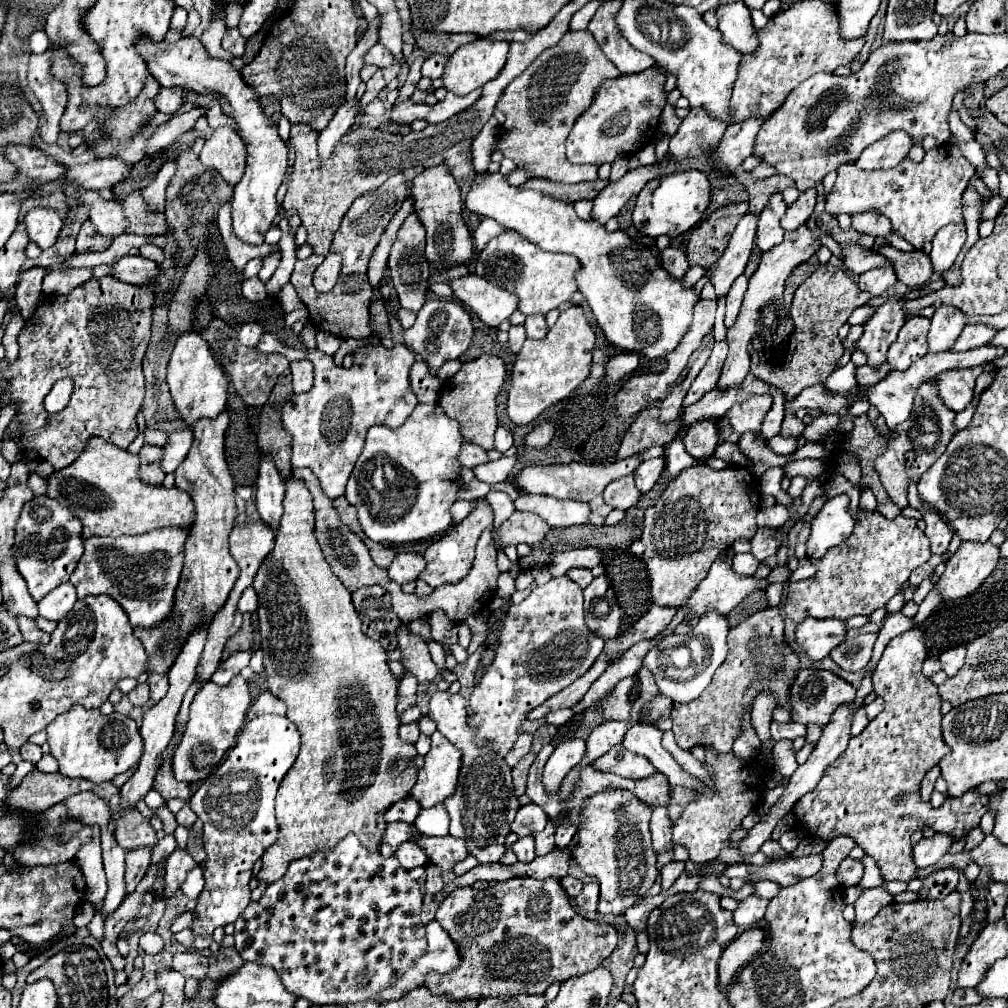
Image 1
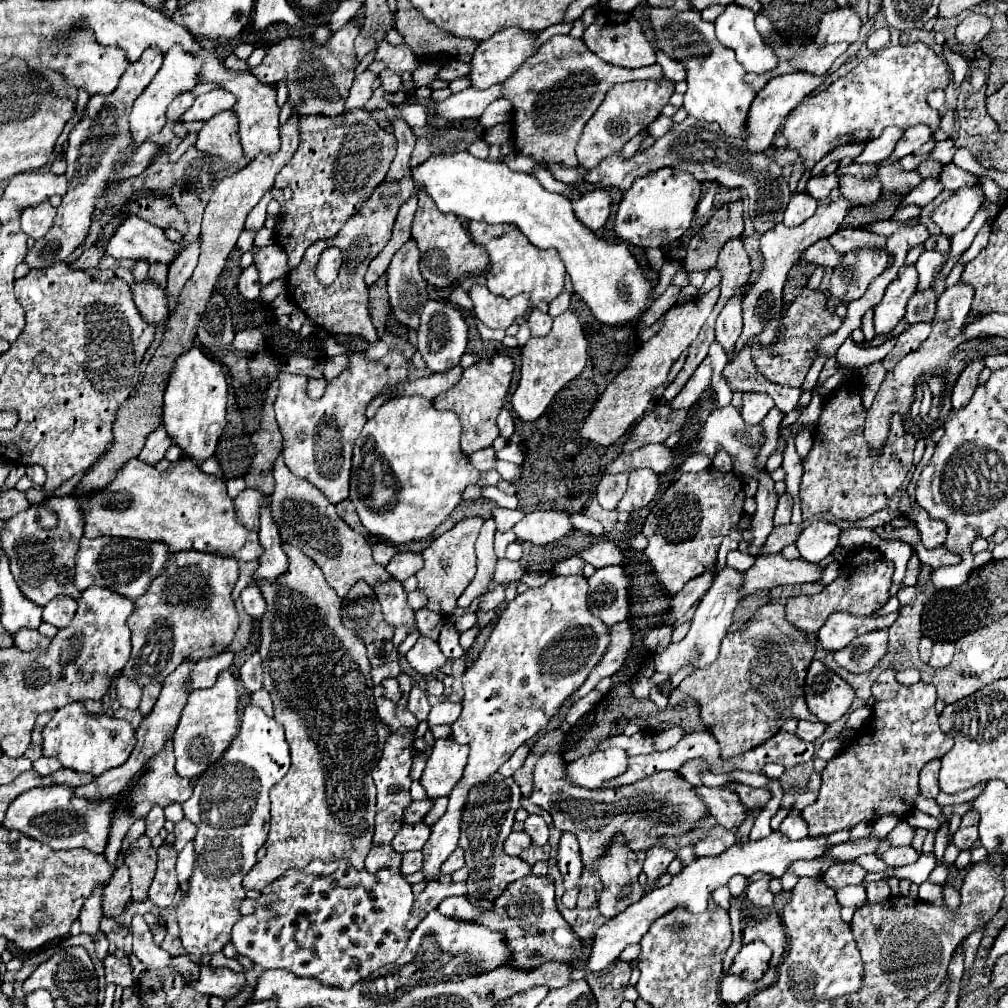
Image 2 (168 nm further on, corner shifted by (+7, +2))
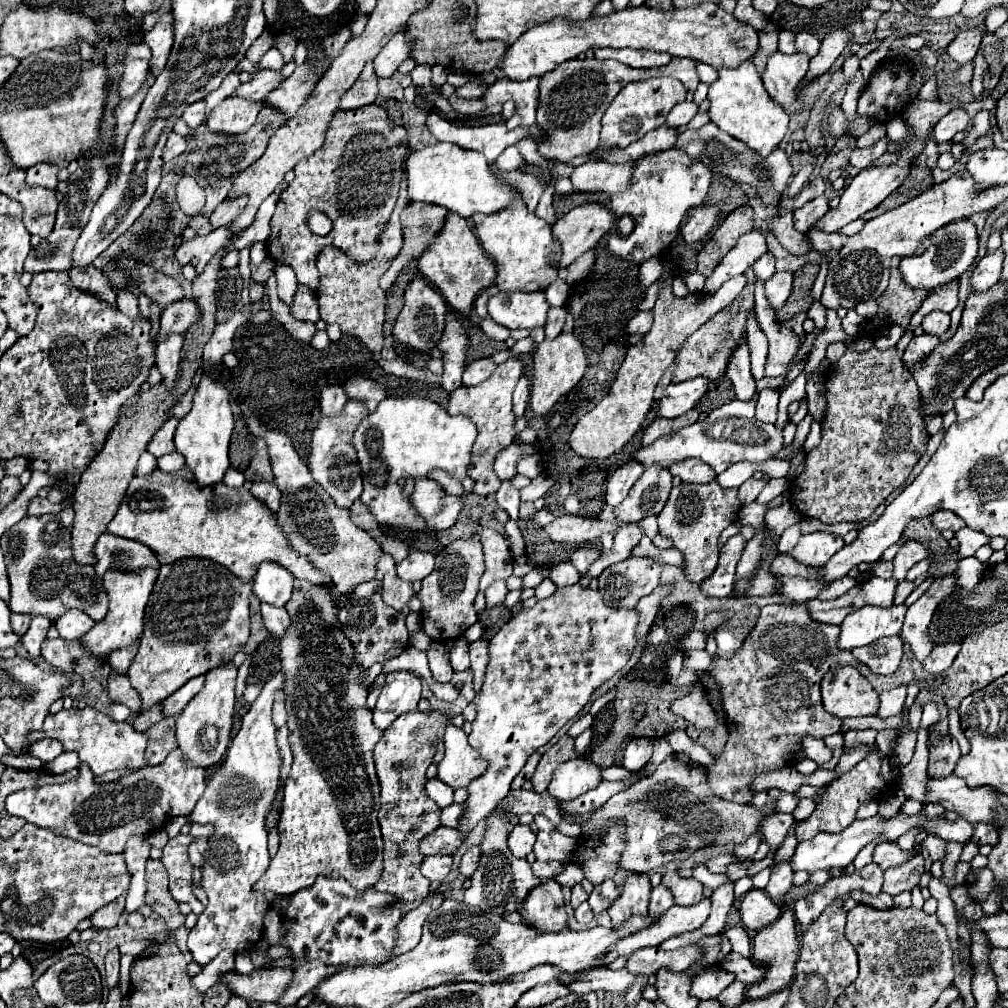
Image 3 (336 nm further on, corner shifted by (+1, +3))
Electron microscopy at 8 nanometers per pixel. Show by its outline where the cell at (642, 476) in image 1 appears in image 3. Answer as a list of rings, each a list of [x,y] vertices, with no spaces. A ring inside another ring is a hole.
[[[648,467],[634,483],[628,497],[614,507],[620,523],[634,523],[648,515],[658,515],[668,501],[672,489],[672,475],[664,467]]]

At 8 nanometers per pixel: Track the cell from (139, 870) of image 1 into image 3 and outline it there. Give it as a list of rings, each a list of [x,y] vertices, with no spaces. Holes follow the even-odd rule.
[[[118,897],[118,901],[112,901],[110,905],[98,909],[98,913],[94,913],[94,915],[90,917],[92,927],[94,927],[94,929],[112,929],[112,927],[116,927],[118,917],[120,917],[122,911],[124,911],[124,899],[126,899],[126,897]]]

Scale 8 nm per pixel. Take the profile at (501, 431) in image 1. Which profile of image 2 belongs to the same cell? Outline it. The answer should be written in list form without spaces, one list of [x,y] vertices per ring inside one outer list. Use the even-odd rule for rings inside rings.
[[[502,410],[500,414],[498,414],[498,430],[500,430],[500,436],[502,438],[506,438],[506,440],[510,440],[510,436],[514,434],[514,418],[512,418],[512,414],[510,414],[510,410]]]

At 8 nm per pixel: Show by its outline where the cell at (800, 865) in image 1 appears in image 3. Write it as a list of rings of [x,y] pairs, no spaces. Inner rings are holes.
[[[926,837],[924,845],[926,845],[932,861],[944,861],[944,857],[946,857],[946,841],[942,841],[938,837]]]

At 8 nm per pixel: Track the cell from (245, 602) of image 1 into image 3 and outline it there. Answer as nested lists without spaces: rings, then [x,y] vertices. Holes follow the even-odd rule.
[[[262,603],[262,619],[264,619],[266,629],[270,633],[274,633],[276,637],[282,637],[286,633],[286,629],[290,627],[290,623],[292,623],[292,619],[290,619],[286,609],[274,607],[274,605],[266,605],[266,603]]]

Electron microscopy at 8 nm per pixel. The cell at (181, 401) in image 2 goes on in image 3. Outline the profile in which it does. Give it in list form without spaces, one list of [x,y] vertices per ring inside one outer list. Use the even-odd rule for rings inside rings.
[[[204,375],[194,395],[192,411],[180,419],[174,437],[176,451],[184,455],[186,467],[192,471],[198,487],[210,487],[220,483],[224,473],[228,471],[230,467],[228,445],[230,445],[232,429],[234,429],[234,417],[230,409],[230,393],[210,375]]]

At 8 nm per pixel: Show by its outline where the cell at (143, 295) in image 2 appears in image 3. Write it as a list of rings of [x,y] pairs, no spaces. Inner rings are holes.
[[[170,335],[166,341],[160,341],[156,347],[156,367],[162,373],[162,381],[168,391],[174,391],[174,381],[180,363],[180,349],[182,349],[182,335]]]

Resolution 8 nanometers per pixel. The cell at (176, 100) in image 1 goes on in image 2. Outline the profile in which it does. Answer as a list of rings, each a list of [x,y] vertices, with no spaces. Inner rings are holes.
[[[190,92],[178,94],[178,96],[170,102],[170,106],[168,106],[168,110],[166,110],[166,118],[168,118],[168,120],[178,120],[180,114],[184,114],[184,110],[188,110],[188,108],[192,106],[192,102],[194,102],[194,96],[192,96]]]

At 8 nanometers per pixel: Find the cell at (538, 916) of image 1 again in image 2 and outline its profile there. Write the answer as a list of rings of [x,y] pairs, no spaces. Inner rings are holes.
[[[528,874],[512,884],[492,902],[492,910],[484,910],[474,904],[474,900],[466,896],[446,898],[438,904],[438,912],[462,922],[478,922],[488,926],[490,930],[498,930],[506,938],[506,946],[510,950],[510,958],[506,966],[516,970],[534,970],[544,962],[566,962],[574,966],[588,950],[584,942],[576,936],[572,926],[562,918],[554,902],[554,882],[550,876]]]

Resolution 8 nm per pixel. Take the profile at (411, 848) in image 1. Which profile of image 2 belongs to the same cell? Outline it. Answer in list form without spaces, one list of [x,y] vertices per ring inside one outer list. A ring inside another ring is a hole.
[[[408,852],[408,854],[402,854],[402,866],[400,866],[400,872],[402,872],[404,876],[418,872],[420,866],[422,866],[422,854],[420,854],[420,852]]]

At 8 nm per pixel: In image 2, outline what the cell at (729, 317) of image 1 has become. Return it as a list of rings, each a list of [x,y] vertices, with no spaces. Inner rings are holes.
[[[740,286],[732,298],[724,304],[718,320],[716,320],[716,340],[722,344],[722,348],[728,352],[736,344],[736,338],[742,330],[742,310],[740,310],[740,298],[746,286]]]

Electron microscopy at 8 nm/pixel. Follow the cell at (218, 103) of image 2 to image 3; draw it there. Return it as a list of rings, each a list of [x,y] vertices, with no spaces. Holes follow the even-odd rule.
[[[258,71],[254,73],[254,79],[250,83],[242,83],[234,95],[236,97],[246,97],[246,99],[266,99],[268,93],[272,93],[274,89],[278,89],[278,85],[284,81],[286,77],[278,71]]]

